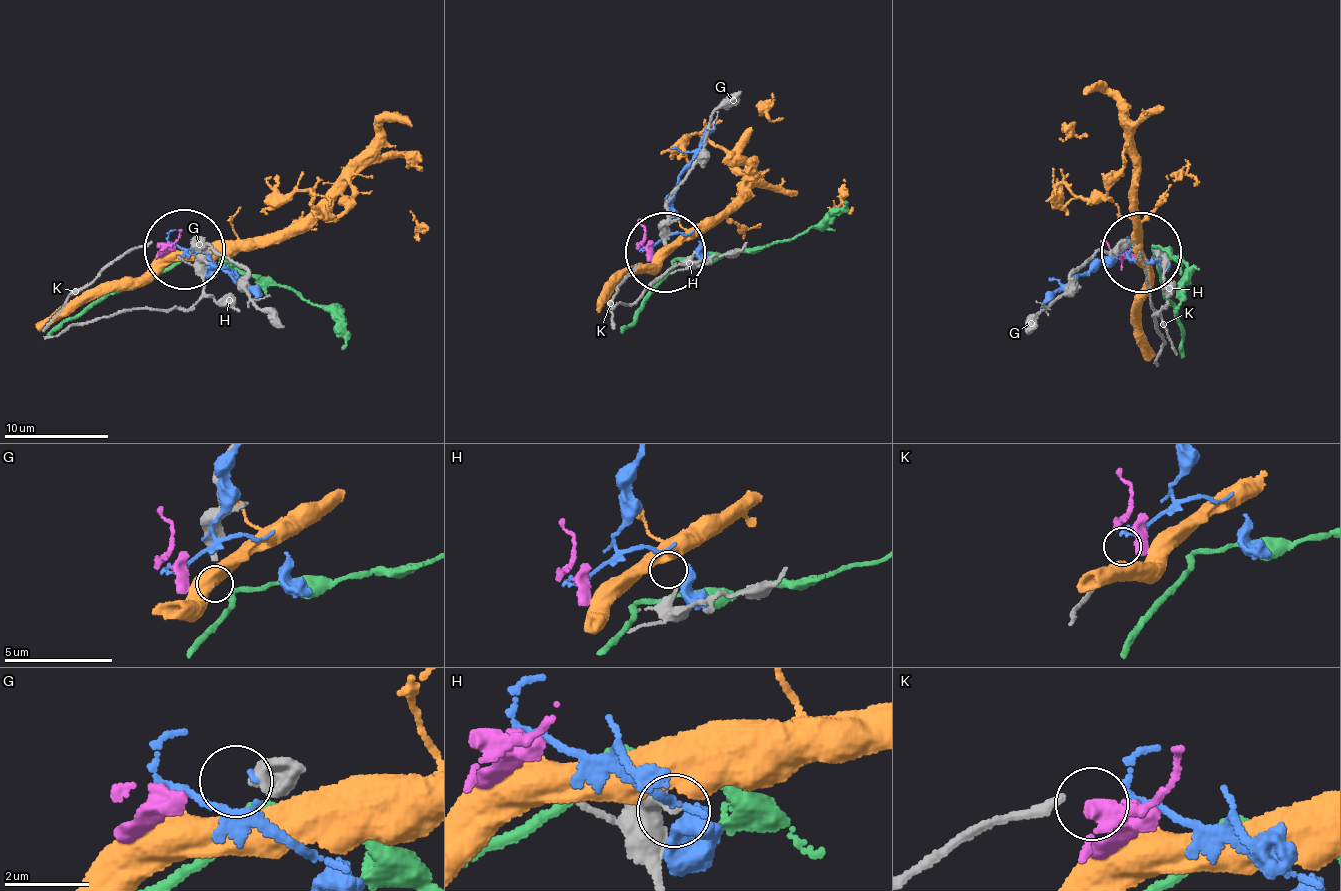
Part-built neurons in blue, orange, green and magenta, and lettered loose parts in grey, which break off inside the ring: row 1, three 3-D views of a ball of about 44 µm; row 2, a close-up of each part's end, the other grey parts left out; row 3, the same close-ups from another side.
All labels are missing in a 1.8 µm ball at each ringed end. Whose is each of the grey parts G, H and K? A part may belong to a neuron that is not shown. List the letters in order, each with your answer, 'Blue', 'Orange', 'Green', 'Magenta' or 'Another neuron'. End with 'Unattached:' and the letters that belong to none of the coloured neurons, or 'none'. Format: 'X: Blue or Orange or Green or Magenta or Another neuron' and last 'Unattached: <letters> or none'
G: Green
H: Another neuron
K: Blue
Unattached: H

